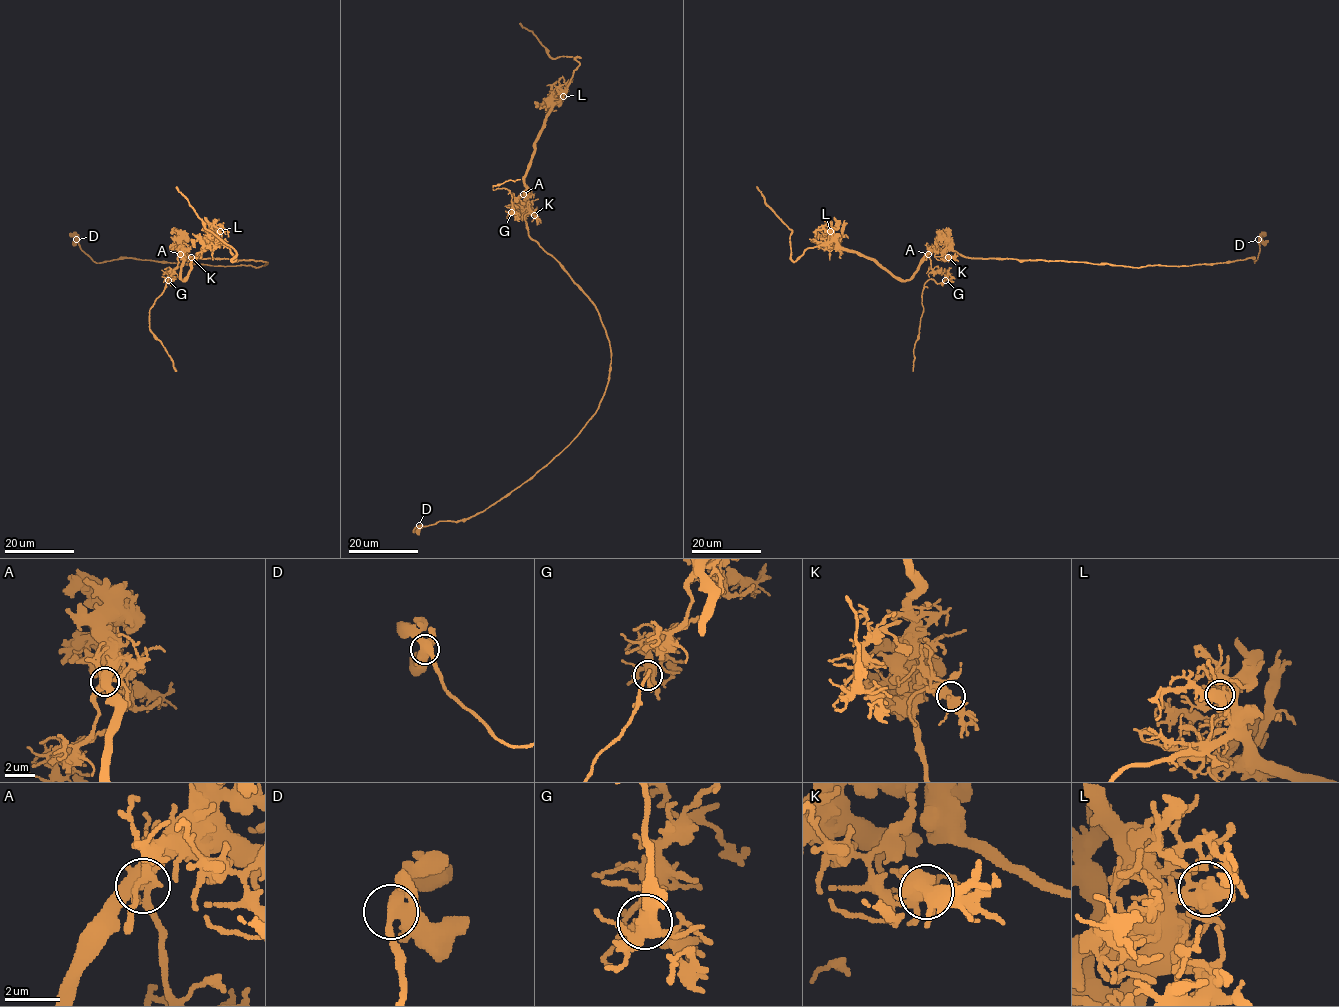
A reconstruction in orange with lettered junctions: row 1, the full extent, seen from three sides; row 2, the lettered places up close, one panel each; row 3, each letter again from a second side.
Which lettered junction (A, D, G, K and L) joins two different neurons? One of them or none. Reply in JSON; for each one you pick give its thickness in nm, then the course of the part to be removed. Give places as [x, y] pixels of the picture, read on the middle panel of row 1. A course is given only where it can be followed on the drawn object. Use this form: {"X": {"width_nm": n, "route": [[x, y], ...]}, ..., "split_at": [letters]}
{"A": {"width_nm": 480, "route": [[524, 194], [515, 201], [512, 211], [510, 192], [506, 188], [493, 189], [493, 186], [509, 180], [520, 179]]}, "split_at": ["A"]}

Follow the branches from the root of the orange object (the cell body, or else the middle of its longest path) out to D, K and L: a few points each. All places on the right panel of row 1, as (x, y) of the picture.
D: (1009, 259), (1081, 261), (1131, 267), (1216, 264), (1248, 258), (1254, 262), (1259, 252), (1258, 239)
K: (1009, 259), (965, 257), (947, 248), (945, 254), (948, 257)
L: (1009, 259), (970, 258), (952, 251), (931, 250), (917, 271), (903, 280), (843, 248), (830, 231)

